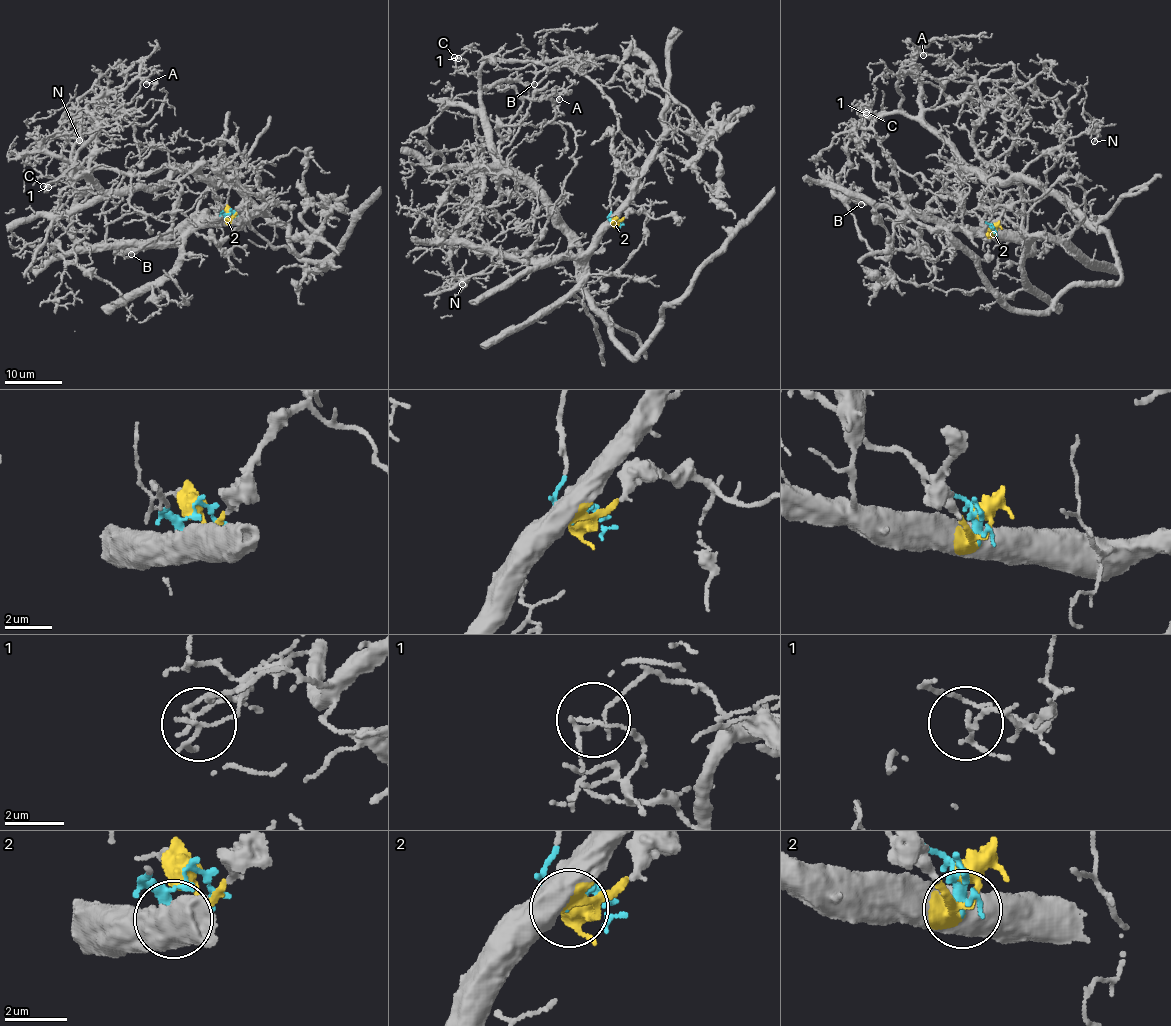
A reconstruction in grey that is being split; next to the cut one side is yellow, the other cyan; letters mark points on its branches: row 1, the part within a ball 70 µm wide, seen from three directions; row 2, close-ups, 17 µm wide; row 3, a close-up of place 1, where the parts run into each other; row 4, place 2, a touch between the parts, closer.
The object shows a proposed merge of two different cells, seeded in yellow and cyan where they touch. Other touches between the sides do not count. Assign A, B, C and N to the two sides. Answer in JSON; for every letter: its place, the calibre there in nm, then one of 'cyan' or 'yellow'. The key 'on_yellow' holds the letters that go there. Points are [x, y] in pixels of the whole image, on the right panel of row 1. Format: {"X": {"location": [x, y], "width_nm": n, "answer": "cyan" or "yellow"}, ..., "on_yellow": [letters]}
{"A": {"location": [923, 55], "width_nm": 120, "answer": "cyan"}, "B": {"location": [861, 204], "width_nm": 180, "answer": "yellow"}, "C": {"location": [866, 112], "width_nm": 130, "answer": "cyan"}, "N": {"location": [1094, 141], "width_nm": 120, "answer": "yellow"}, "on_yellow": ["B", "N"]}

